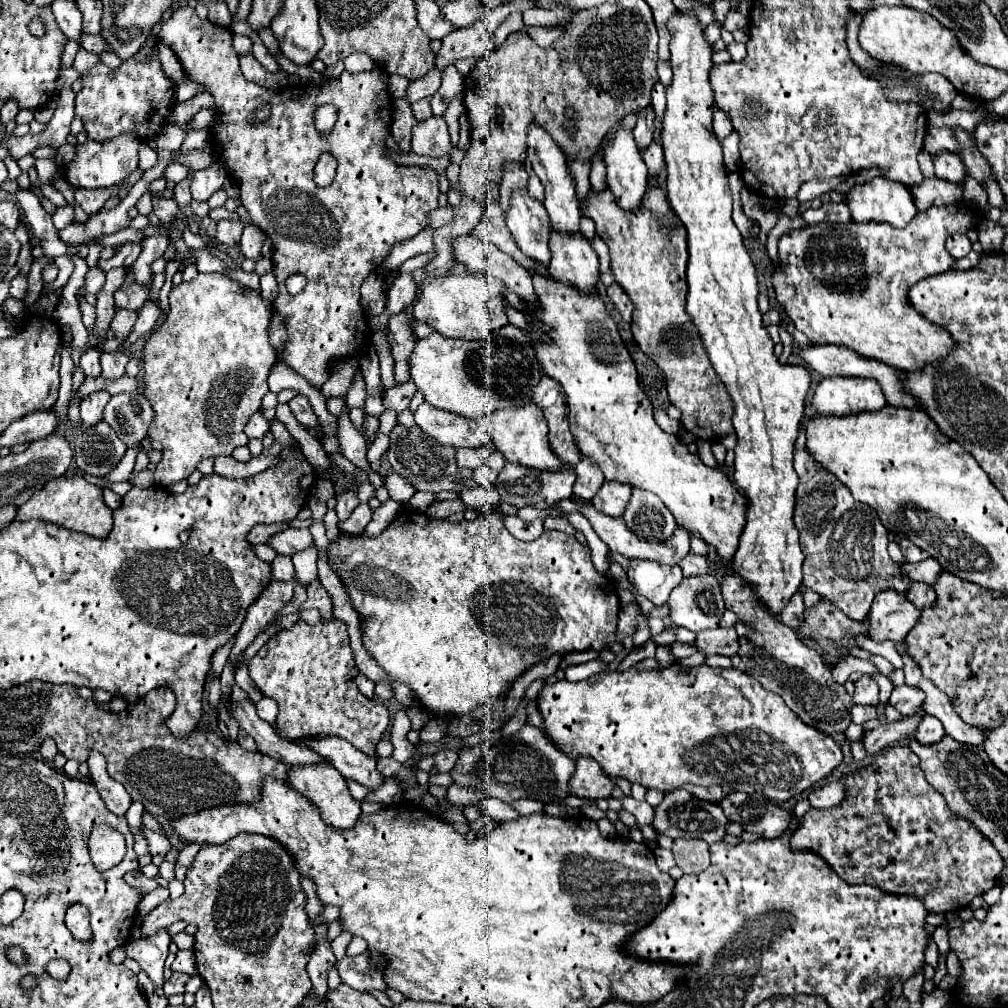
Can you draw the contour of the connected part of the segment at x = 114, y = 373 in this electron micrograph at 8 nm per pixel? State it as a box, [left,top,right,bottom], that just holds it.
[102,352,128,380]

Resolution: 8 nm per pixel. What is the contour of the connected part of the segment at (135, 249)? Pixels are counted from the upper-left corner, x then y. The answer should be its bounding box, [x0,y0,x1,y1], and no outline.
[98,242,142,272]

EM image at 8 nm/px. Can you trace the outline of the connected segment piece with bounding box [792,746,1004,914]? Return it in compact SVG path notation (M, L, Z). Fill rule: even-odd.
M908 746L878 752L872 764L842 776L842 784L846 786L846 798L834 808L810 808L792 836L792 848L816 850L848 884L872 884L892 894L914 894L924 900L928 912L962 910L974 896L996 884L1004 866L1002 856L990 846L988 838L948 810L944 796L926 782L918 758Z

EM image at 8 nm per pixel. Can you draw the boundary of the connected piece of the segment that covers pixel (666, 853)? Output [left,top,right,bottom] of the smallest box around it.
[654,848,676,872]

